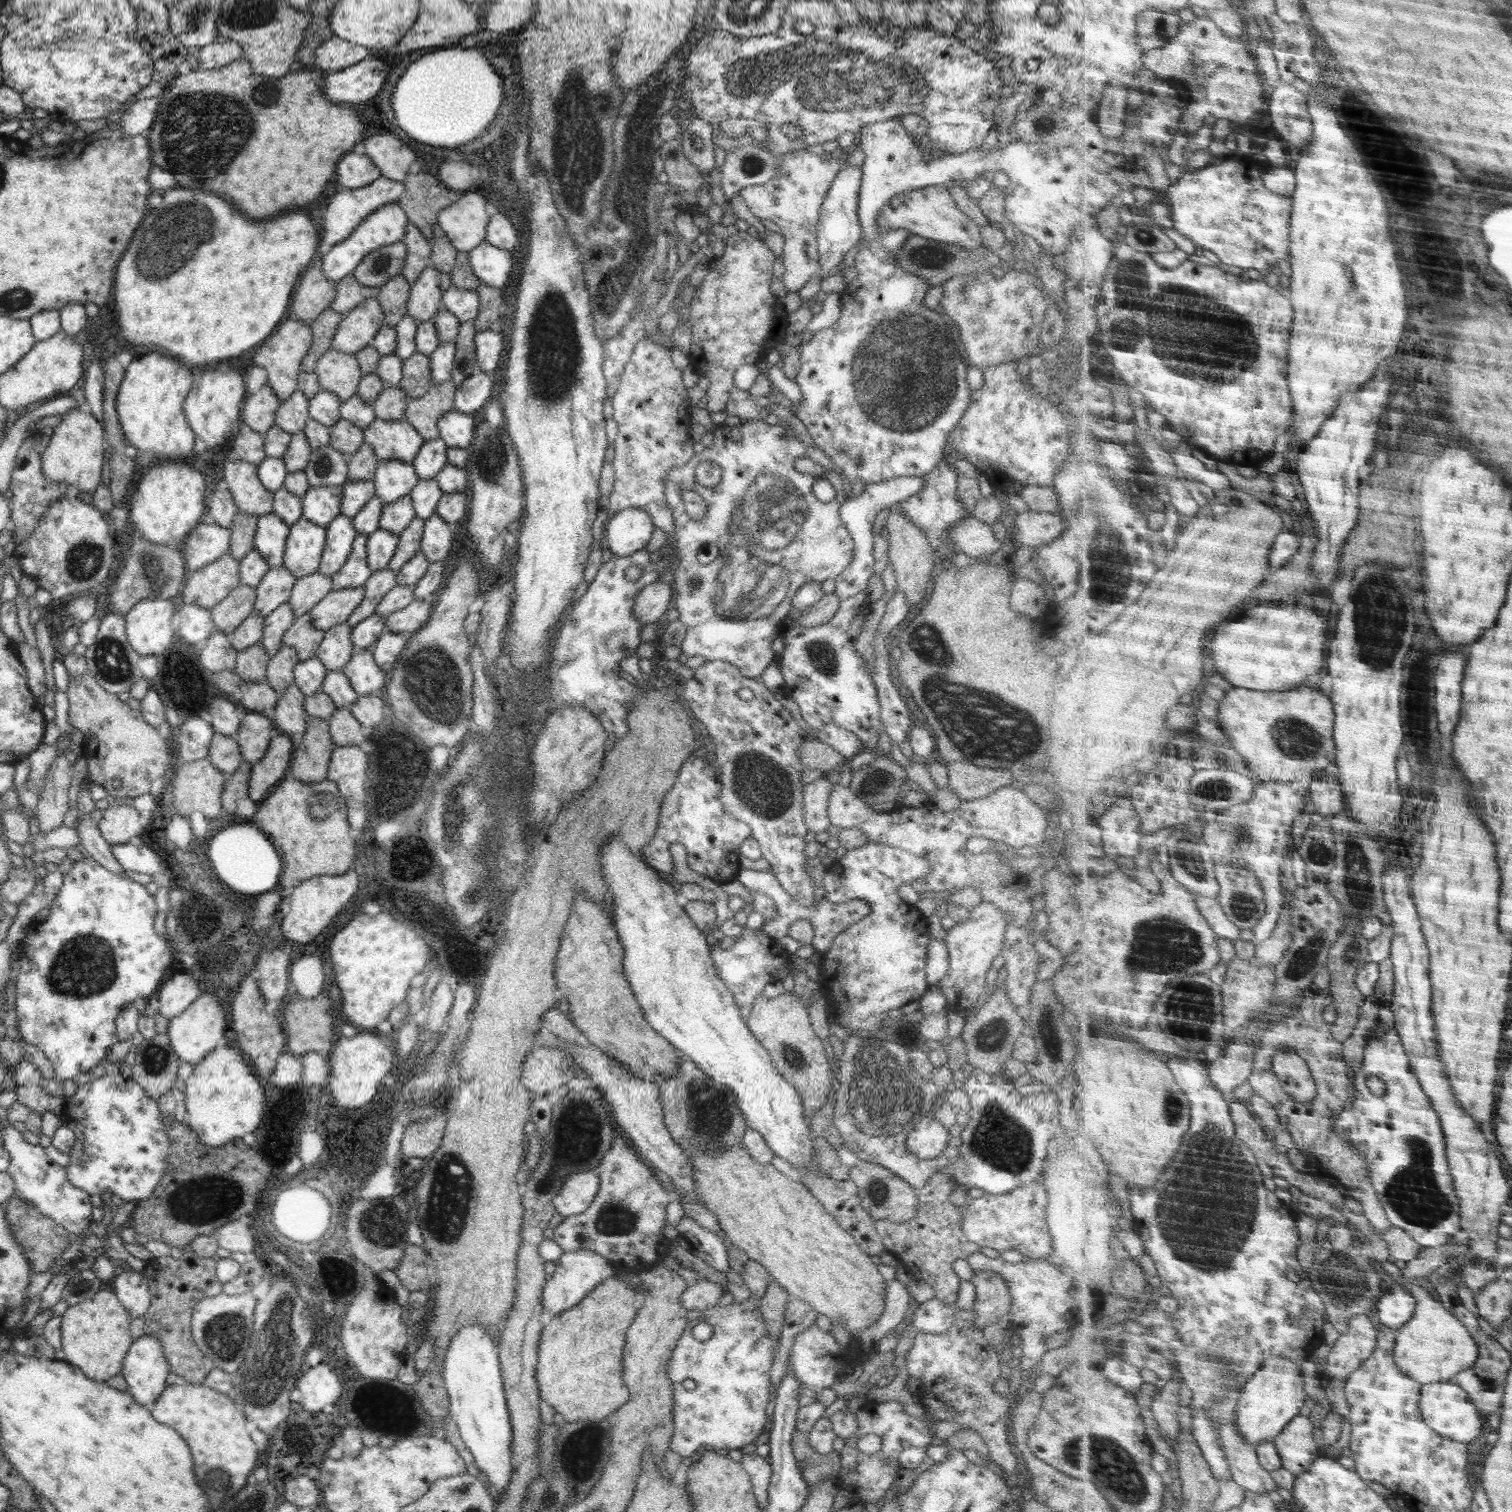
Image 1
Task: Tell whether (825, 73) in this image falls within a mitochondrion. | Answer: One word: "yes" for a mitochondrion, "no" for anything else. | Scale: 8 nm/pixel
yes

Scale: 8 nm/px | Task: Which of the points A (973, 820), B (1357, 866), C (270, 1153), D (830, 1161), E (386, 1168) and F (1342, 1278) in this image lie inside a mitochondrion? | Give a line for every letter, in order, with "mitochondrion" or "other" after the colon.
A: other
B: mitochondrion
C: other
D: other
E: other
F: mitochondrion

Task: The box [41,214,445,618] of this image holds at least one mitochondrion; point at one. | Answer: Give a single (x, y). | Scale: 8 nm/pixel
(84, 558)

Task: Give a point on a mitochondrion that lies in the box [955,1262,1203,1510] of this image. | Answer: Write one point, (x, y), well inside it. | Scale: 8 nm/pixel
(1109, 1462)

